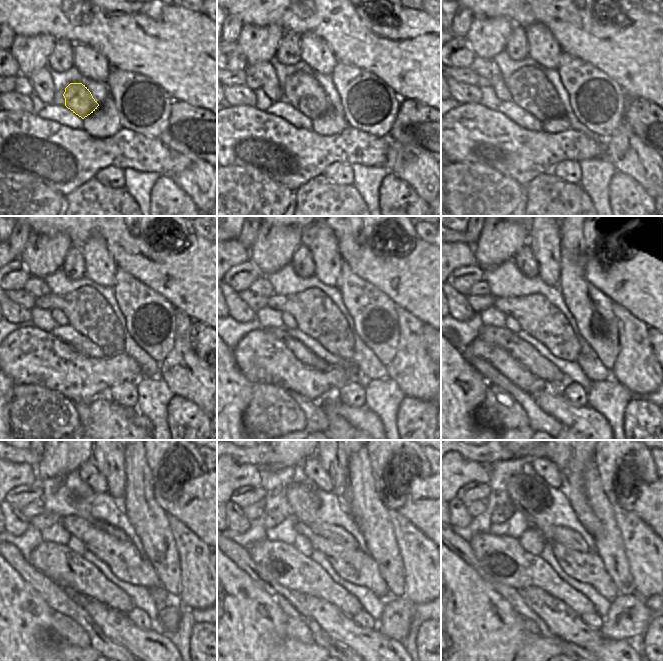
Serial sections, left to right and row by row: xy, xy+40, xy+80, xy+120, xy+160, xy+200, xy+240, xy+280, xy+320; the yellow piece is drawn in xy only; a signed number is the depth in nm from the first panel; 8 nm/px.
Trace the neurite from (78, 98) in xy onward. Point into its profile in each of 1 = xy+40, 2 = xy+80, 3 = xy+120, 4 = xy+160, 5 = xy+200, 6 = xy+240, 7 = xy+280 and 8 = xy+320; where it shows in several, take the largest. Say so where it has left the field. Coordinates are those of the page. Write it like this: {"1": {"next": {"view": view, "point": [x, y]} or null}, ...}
{"1": {"next": {"view": "xy+40", "point": [302, 90]}}, "2": {"next": {"view": "xy+80", "point": [530, 89]}}, "3": {"next": {"view": "xy+120", "point": [88, 312]}}, "4": {"next": {"view": "xy+160", "point": [315, 314]}}, "5": {"next": {"view": "xy+200", "point": [537, 316]}}, "6": {"next": {"view": "xy+240", "point": [126, 562]}}, "7": {"next": {"view": "xy+280", "point": [356, 566]}}, "8": {"next": {"view": "xy+320", "point": [588, 568]}}}

